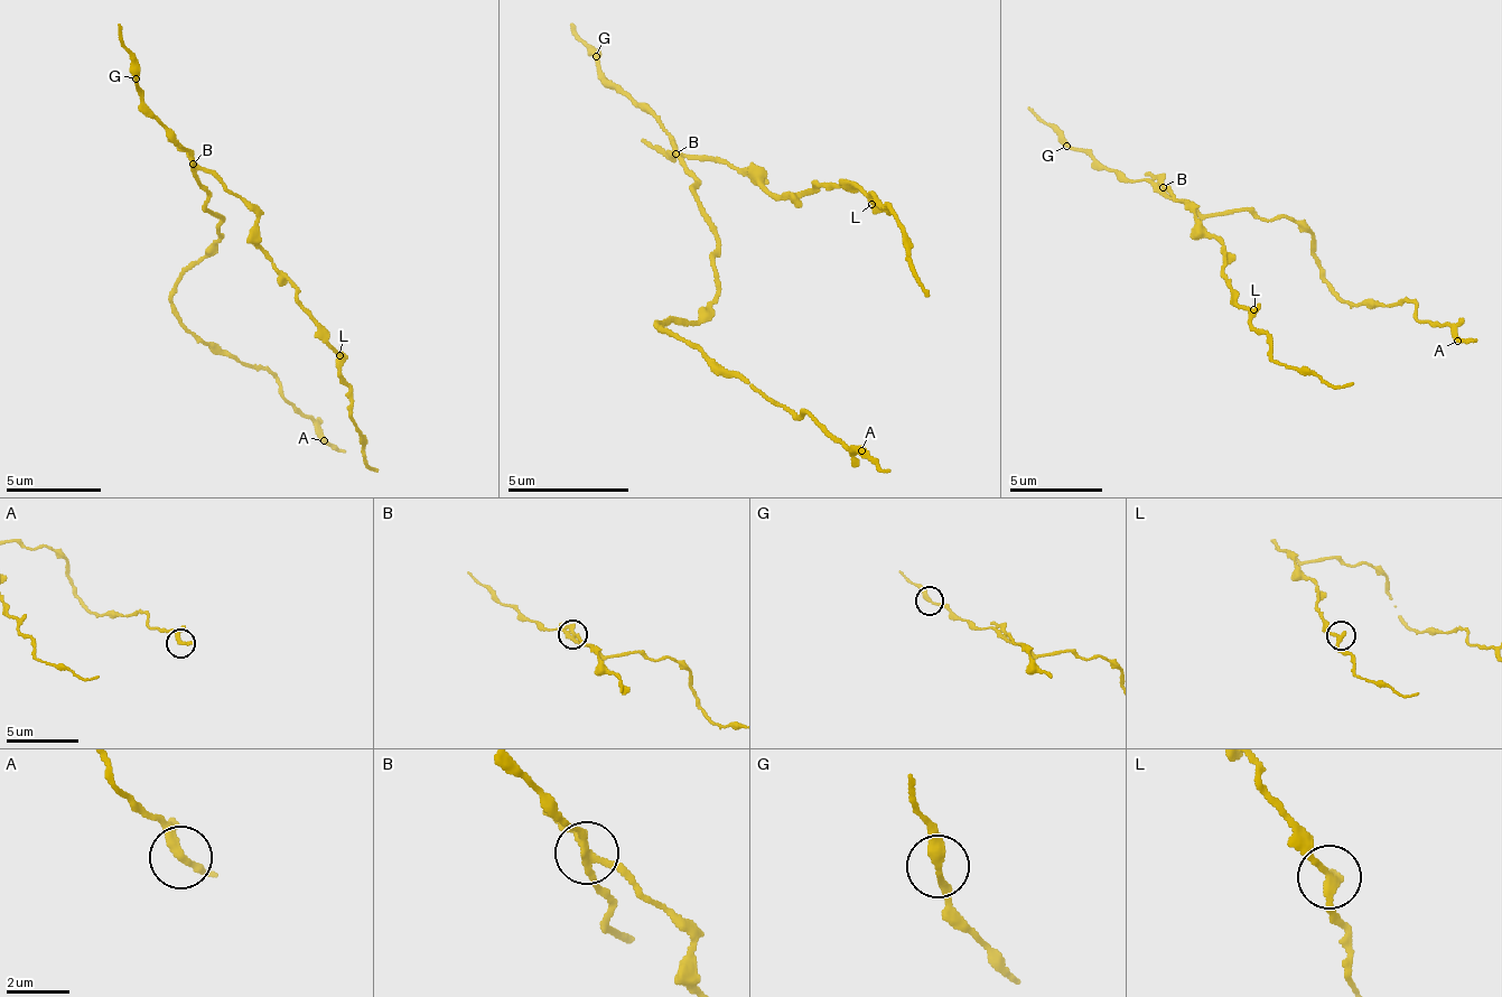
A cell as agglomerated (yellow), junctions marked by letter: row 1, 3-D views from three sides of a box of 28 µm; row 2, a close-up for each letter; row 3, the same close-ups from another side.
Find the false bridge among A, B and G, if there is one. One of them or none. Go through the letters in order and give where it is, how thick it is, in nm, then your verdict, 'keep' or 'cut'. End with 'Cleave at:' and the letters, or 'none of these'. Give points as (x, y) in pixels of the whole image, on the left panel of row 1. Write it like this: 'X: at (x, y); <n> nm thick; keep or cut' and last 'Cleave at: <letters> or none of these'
A: at (324, 440); 200 nm thick; keep
B: at (193, 164); 240 nm thick; cut
G: at (136, 78); 260 nm thick; keep
Cleave at: B

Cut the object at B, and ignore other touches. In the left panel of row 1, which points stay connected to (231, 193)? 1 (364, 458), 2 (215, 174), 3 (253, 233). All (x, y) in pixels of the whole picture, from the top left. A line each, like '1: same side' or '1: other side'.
1: same side
2: same side
3: same side

